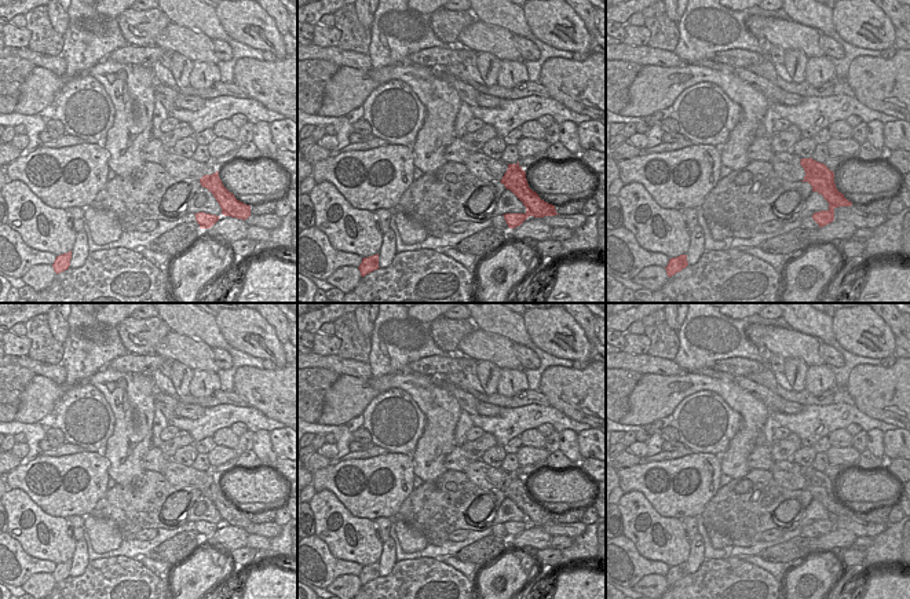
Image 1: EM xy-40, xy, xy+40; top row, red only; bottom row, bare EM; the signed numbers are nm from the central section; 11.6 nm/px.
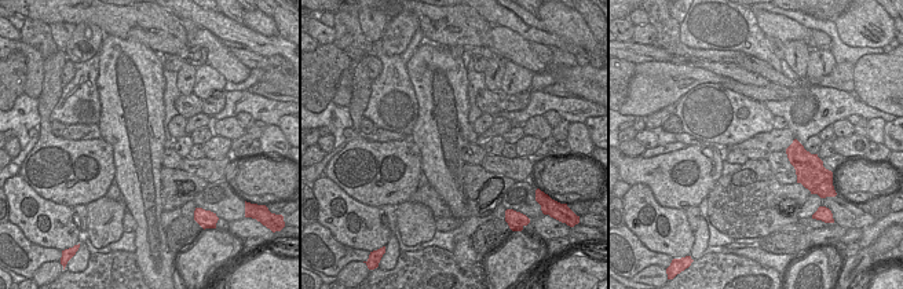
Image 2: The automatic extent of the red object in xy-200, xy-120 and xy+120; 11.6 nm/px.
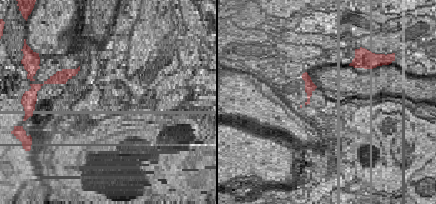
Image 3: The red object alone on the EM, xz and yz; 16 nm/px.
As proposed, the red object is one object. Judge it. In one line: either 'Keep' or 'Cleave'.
Cleave.

